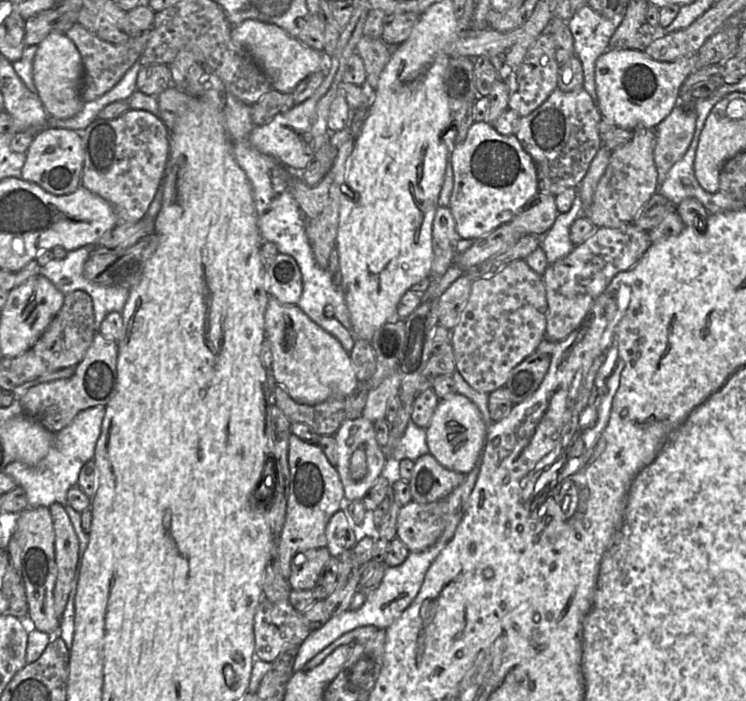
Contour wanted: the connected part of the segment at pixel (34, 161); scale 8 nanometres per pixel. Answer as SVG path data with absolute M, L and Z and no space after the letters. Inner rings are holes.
M46 126L38 131L29 146L22 176L53 195L71 194L81 186L85 151L81 132Z

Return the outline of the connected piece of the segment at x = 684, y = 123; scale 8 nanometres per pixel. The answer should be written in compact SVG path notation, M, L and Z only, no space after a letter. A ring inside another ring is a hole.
M677 105L655 128L656 144L654 147L654 162L658 172L658 191L664 182L670 168L680 160L689 148L696 127L696 113L694 110L685 110Z

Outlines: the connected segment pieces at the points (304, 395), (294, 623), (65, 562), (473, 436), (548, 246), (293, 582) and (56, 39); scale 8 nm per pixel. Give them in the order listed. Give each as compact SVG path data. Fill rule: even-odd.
M269 296L265 313L266 339L270 341L273 356L272 373L277 382L297 403L317 405L332 396L348 397L359 385L354 373L350 354L331 334L314 323L297 305L283 305Z
M262 599L254 616L255 659L272 663L284 651L300 647L310 632L303 613L297 611L289 599L279 602Z
M53 503L49 509L55 532L55 561L57 565L54 609L56 615L61 619L71 591L71 582L75 575L79 540L66 513L65 505Z
M455 393L449 398L439 400L425 429L429 453L445 468L467 474L482 454L487 430L478 407L466 396Z
M577 193L571 208L567 212L557 214L552 227L542 236L541 248L544 250L548 264L553 264L567 256L575 247L570 240L572 223L582 216L583 206Z
M327 547L309 549L297 553L287 579L293 590L313 590L327 562L331 558Z
M51 33L38 45L33 63L33 81L50 118L69 119L83 108L81 97L84 66L74 42L62 33Z

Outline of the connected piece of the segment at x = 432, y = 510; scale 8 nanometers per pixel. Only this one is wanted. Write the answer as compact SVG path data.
M447 500L420 504L411 501L400 508L397 538L410 552L420 552L434 545L445 528Z

